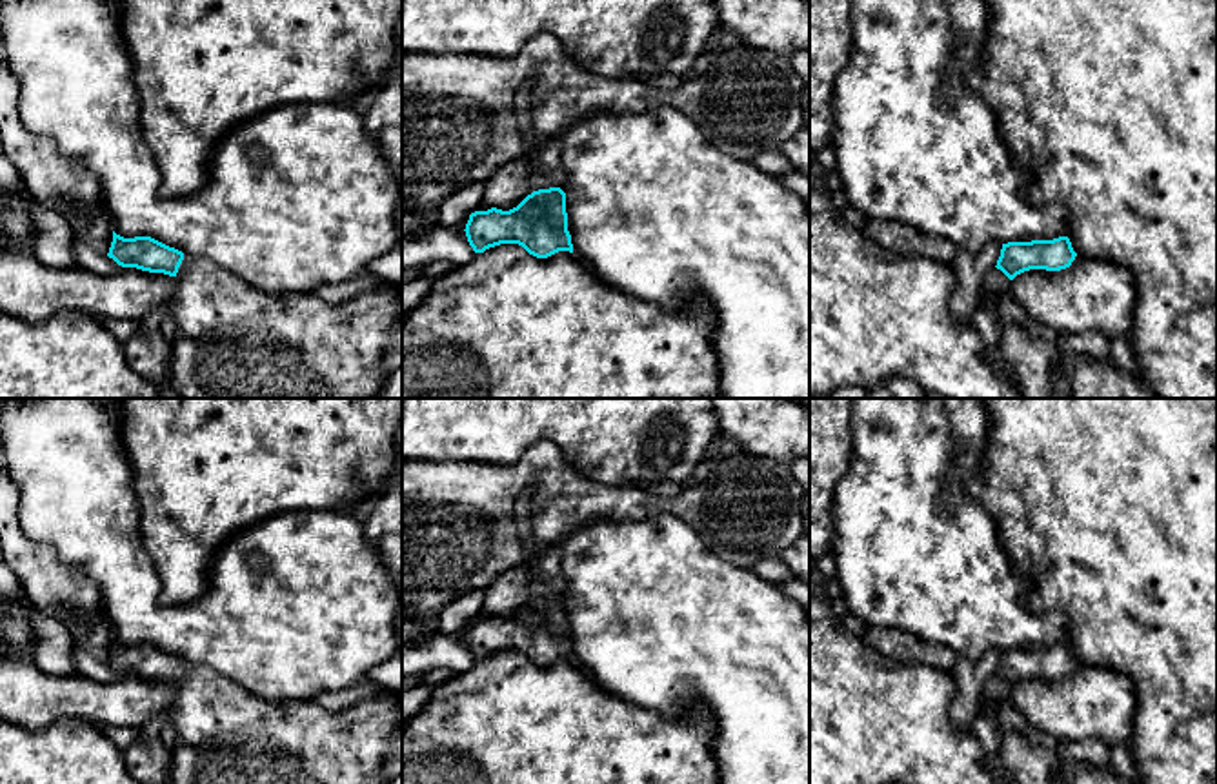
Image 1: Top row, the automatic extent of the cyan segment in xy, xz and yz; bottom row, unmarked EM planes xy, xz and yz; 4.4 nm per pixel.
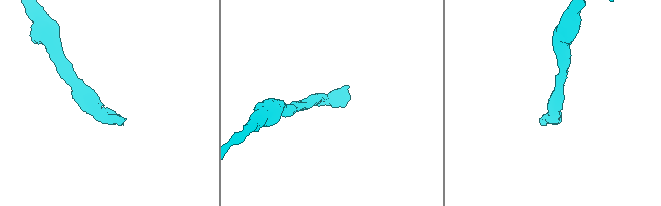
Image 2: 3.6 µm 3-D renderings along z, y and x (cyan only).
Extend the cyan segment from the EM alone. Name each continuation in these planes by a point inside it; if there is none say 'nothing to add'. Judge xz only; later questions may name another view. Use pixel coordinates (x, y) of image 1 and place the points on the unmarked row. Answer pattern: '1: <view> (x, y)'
nothing to add

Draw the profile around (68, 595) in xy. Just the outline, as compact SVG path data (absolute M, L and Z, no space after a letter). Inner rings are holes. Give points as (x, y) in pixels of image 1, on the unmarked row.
M0 460L0 542L2 560L18 577L29 602L62 622L75 648L107 662L113 635L102 615L98 584L58 560L53 546L31 540L18 522L20 493Z

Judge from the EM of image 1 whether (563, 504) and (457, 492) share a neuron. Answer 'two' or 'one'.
one

